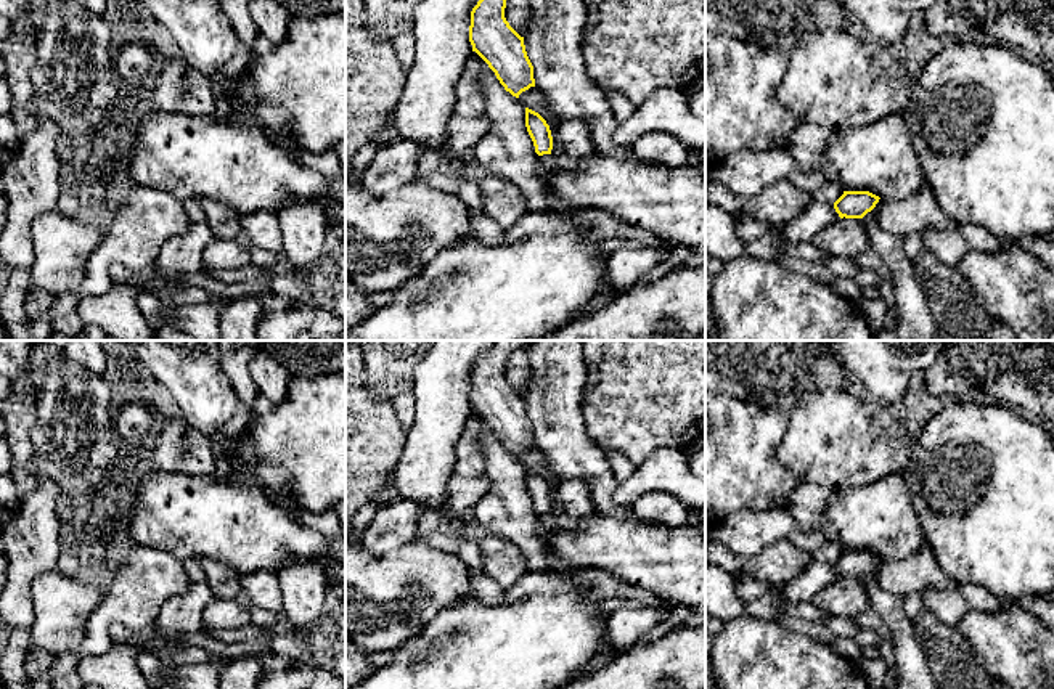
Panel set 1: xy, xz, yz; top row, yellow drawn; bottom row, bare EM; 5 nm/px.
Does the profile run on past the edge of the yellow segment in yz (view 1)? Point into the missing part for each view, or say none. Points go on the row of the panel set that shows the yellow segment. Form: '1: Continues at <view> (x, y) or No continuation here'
1: No continuation here

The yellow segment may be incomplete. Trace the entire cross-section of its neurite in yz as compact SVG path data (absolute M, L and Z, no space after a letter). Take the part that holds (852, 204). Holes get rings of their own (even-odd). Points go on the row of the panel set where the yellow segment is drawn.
M844 191L834 202L834 209L840 218L863 218L879 202L879 196L869 191Z

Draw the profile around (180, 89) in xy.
M183 56L157 59L162 67L153 90L153 101L159 112L215 114L210 77L194 69Z

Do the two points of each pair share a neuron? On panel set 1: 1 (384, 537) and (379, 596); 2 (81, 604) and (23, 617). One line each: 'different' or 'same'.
1: different
2: different

